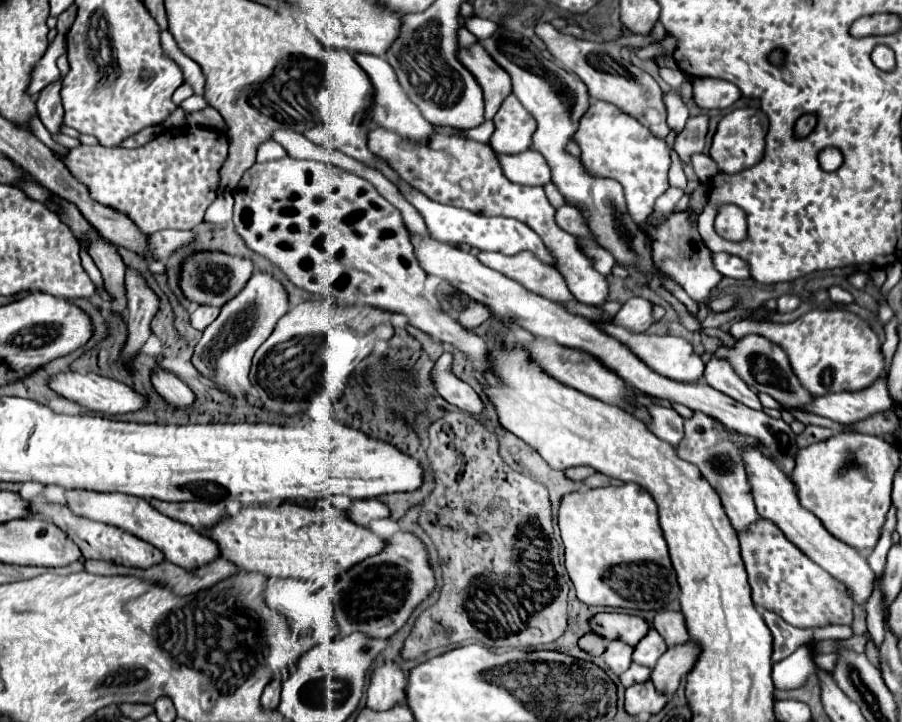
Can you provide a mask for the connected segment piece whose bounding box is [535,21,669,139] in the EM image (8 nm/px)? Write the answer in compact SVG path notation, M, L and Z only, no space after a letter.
M541 21L535 25L535 35L545 43L547 51L567 71L573 71L575 75L581 77L581 81L587 85L589 95L593 99L613 103L623 113L631 115L641 125L645 125L657 139L665 139L665 135L669 133L669 127L665 123L667 113L665 113L665 103L663 103L663 91L651 75L647 75L645 71L641 71L639 67L635 67L633 63L621 57L619 51L627 43L625 37L621 37L619 41L611 41L611 43L593 43L593 41L583 41L583 39L565 35L557 31L551 23L541 23Z

